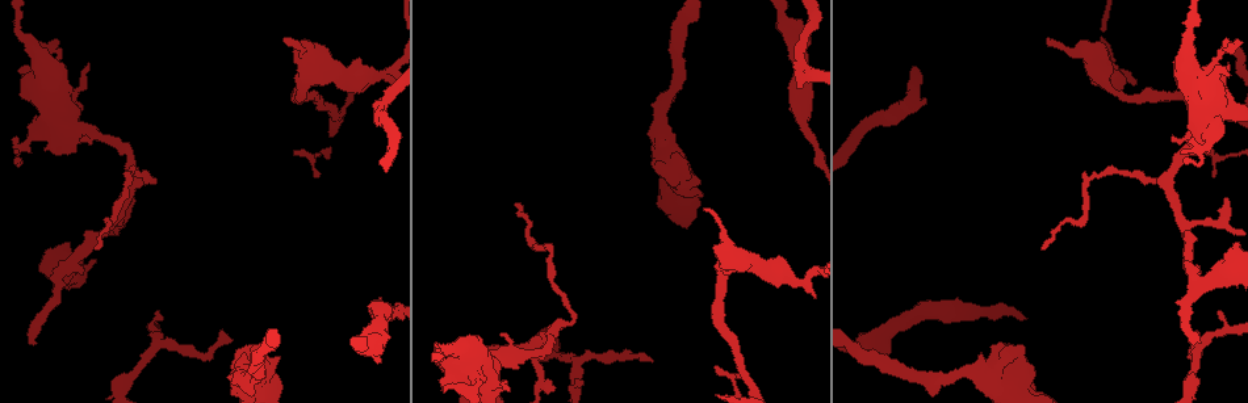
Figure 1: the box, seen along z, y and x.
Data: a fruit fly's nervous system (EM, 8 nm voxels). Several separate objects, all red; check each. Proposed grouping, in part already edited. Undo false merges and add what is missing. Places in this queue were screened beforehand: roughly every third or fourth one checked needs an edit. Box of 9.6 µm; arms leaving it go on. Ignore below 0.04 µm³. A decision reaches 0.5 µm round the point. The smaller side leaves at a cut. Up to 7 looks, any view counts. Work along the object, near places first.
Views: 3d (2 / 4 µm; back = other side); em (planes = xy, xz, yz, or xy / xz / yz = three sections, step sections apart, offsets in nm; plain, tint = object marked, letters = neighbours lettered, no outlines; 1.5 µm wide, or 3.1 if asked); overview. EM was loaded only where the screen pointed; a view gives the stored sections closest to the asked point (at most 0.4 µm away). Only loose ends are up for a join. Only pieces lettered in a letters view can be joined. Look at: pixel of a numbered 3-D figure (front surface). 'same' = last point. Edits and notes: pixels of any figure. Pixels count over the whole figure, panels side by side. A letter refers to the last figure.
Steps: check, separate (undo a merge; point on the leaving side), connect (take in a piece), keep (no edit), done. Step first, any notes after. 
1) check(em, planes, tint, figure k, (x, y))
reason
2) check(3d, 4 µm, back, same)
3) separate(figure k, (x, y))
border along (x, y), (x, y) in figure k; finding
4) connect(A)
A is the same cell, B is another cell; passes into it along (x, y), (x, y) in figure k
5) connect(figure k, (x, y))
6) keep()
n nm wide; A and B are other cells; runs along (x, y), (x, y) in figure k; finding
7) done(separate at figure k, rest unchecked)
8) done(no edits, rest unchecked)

check(em, yz, step 8, tint, figure 1, (1226, 198))
thin end

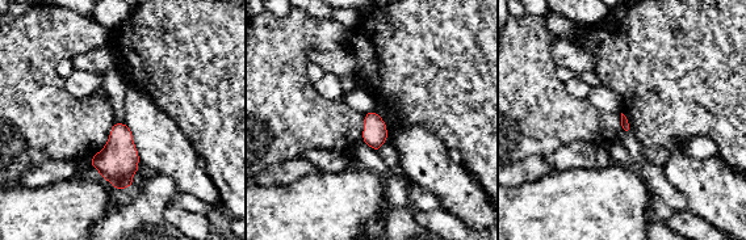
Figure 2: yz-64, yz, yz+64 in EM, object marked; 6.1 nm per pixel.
check(em, planes, letters, same)
another direction

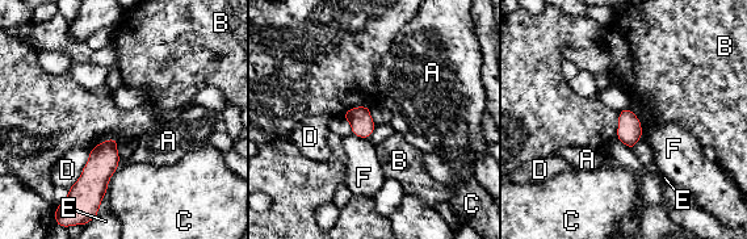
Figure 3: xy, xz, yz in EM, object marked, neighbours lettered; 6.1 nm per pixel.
keep()
A, B, C, D, E and F are other cells; border along (628, 108), (638, 118), (642, 137) in figure 3; none of them fits

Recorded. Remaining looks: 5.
check(3d, 2 µm, figure 1, (1195, 343))
free end

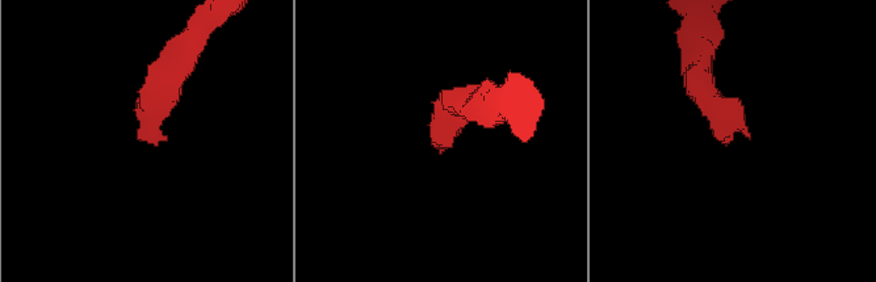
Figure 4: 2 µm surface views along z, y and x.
check(em, planes, plain, figure 4, (450, 131))
shape alone is not enough

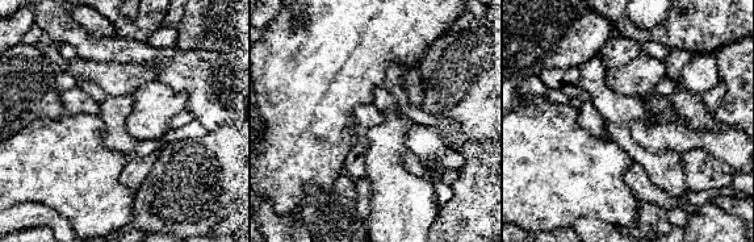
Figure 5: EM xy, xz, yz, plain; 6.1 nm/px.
check(em, planes, letters, same)
see the neighbours

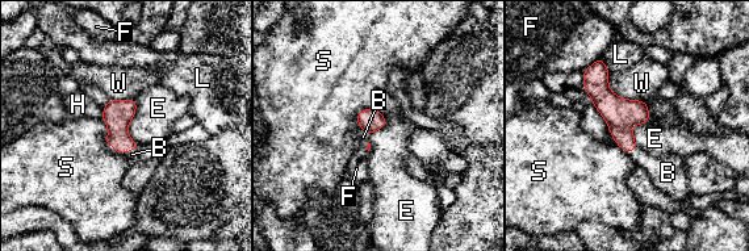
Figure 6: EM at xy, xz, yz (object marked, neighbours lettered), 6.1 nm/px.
connect(B)
B is the same cell, E, F, H, L, S and W are other cells; passes into it along (371, 120), (364, 129), (363, 137) in figure 6; the neuron continues

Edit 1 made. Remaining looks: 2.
done(connect at figure 6, rest unchecked)

